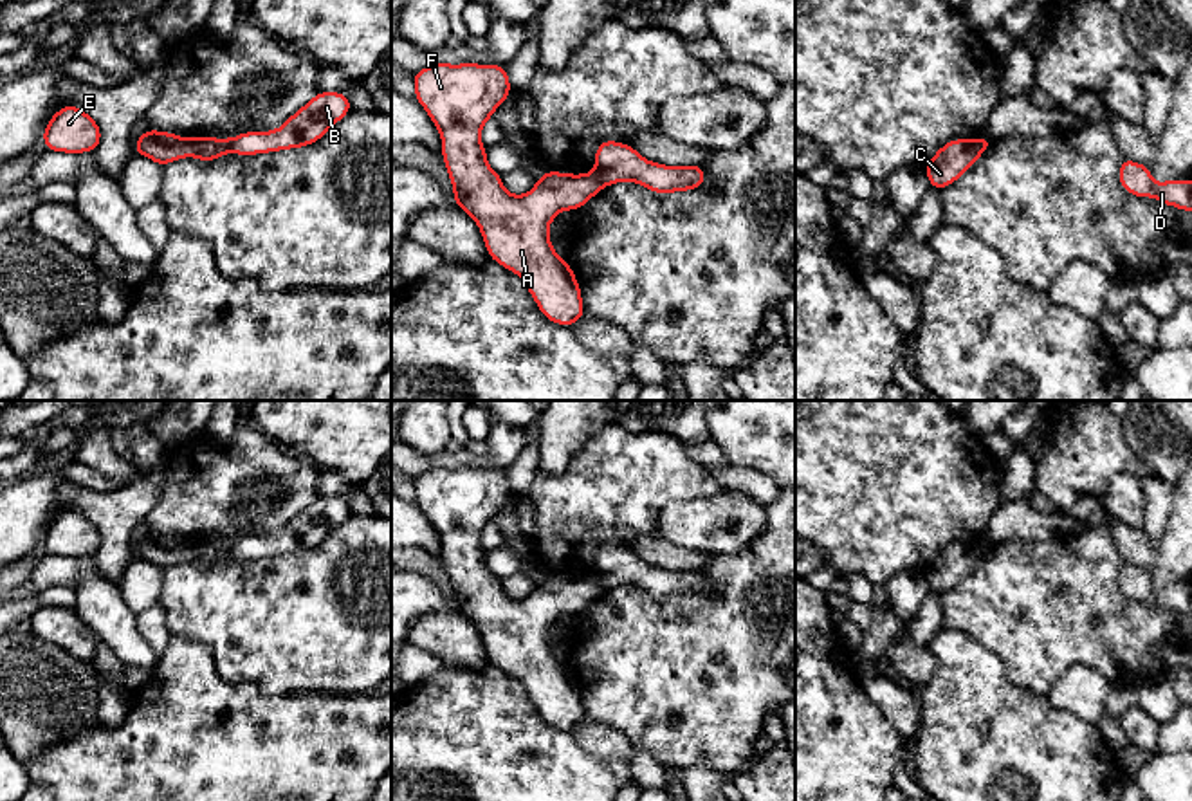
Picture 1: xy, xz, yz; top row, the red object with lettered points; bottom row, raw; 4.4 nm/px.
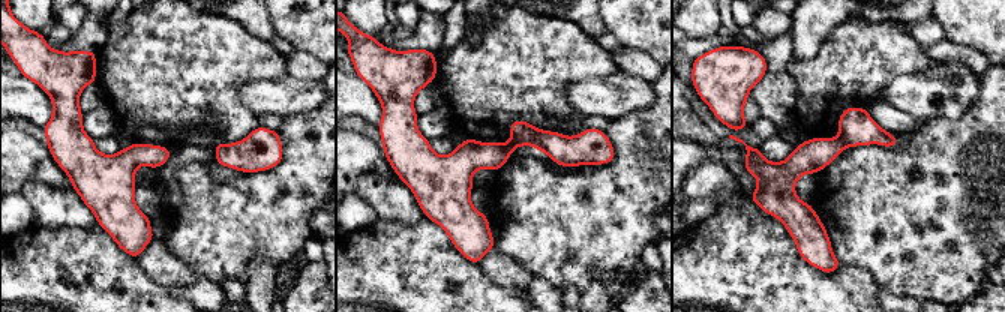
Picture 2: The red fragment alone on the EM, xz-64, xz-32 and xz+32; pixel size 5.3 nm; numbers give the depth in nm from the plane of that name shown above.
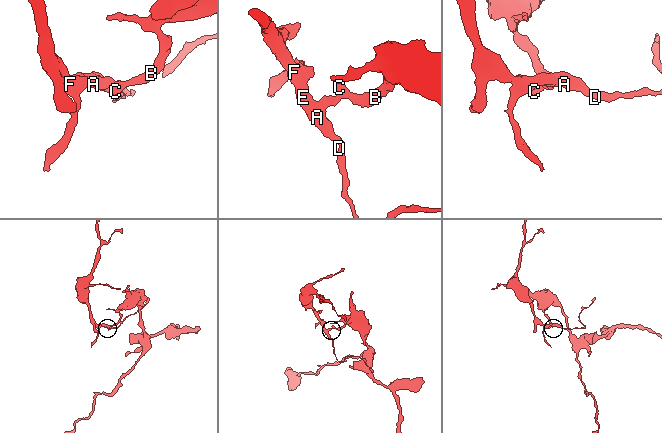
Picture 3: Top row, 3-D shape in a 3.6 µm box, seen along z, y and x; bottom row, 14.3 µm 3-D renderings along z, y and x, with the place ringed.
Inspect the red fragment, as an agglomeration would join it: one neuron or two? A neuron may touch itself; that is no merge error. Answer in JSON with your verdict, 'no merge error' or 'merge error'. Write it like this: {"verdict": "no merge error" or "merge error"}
{"verdict": "merge error"}

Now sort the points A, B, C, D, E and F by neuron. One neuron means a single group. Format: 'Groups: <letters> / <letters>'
Groups: A D E F / B C

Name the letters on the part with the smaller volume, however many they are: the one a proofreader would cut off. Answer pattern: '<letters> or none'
A, D, E, F

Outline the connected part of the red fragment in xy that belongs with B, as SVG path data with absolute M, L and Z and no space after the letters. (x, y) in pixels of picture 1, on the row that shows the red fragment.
M317 92L305 106L292 114L281 128L269 132L243 132L231 139L200 135L197 159L213 162L225 153L258 155L317 143L335 123L352 112L350 99L341 92Z

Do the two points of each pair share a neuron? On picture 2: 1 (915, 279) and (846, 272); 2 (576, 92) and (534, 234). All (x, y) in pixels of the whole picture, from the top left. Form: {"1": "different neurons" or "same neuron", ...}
{"1": "different neurons", "2": "different neurons"}

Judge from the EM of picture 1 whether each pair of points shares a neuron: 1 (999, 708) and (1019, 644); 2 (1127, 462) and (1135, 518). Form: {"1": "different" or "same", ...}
{"1": "different", "2": "different"}

